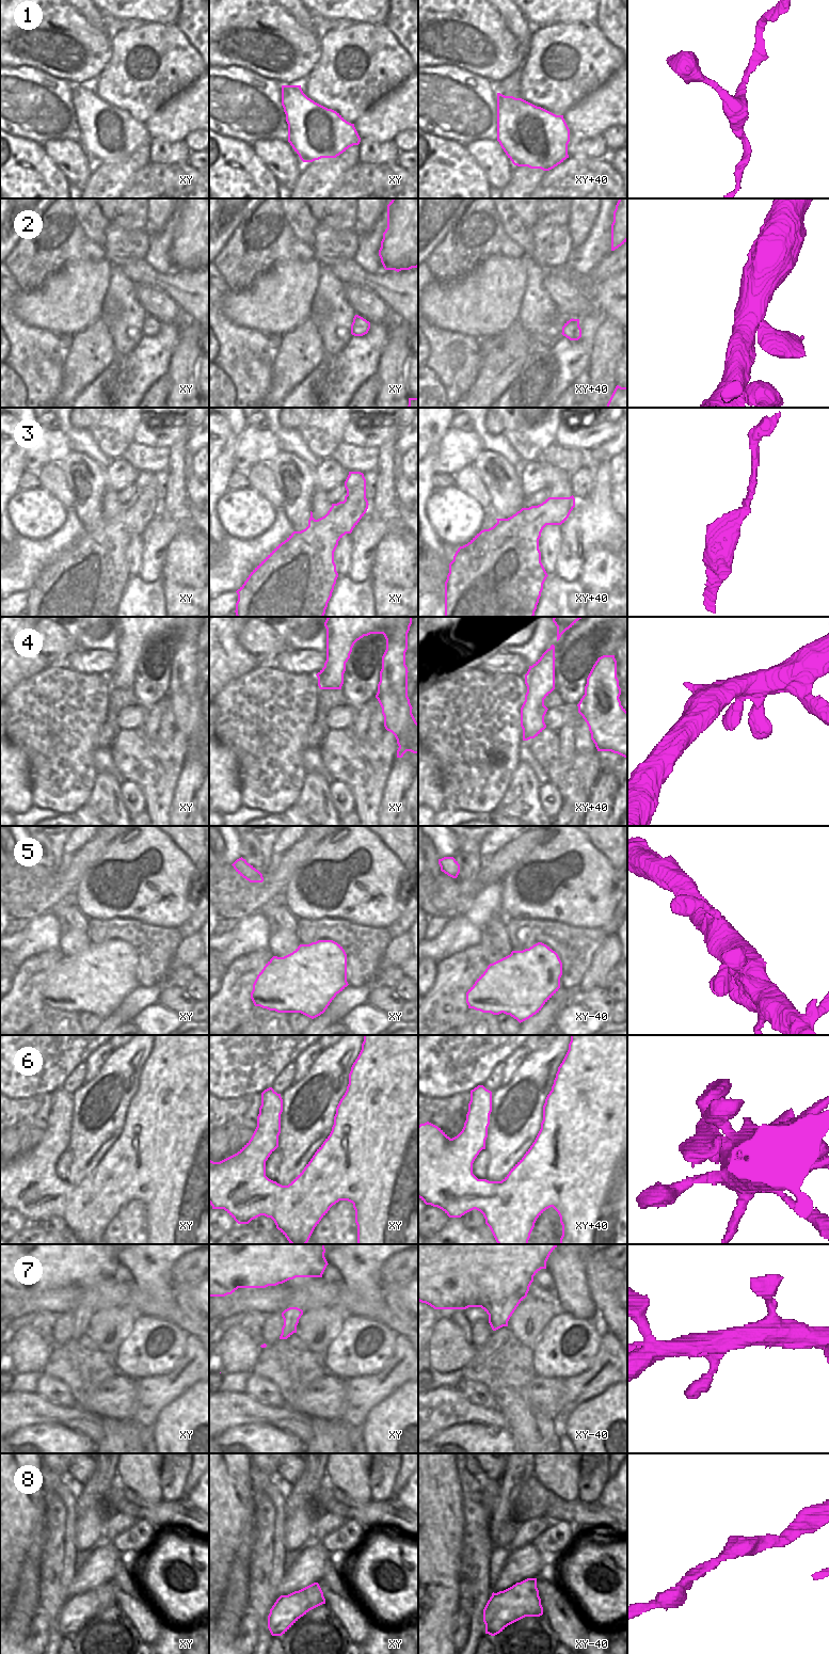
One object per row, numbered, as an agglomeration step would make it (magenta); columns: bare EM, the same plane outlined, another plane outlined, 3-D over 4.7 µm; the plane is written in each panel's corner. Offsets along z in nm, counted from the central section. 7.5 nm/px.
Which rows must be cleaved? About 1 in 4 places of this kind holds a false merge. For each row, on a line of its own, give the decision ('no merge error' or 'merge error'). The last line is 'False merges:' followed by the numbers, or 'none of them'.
1: no merge error
2: no merge error
3: no merge error
4: no merge error
5: no merge error
6: no merge error
7: no merge error
8: no merge error
False merges: none of them

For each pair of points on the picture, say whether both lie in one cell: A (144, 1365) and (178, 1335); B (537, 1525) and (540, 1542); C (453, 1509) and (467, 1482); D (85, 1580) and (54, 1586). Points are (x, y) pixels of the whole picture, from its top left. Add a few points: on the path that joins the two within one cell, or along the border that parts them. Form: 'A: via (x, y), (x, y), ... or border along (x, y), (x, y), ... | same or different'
A: via (155, 1358), (168, 1353), (172, 1346) | same
B: border along (552, 1523), (530, 1542) | different
C: border along (456, 1468), (461, 1490), (461, 1510), (464, 1517) | different
D: border along (77, 1571), (69, 1584), (70, 1595) | different

